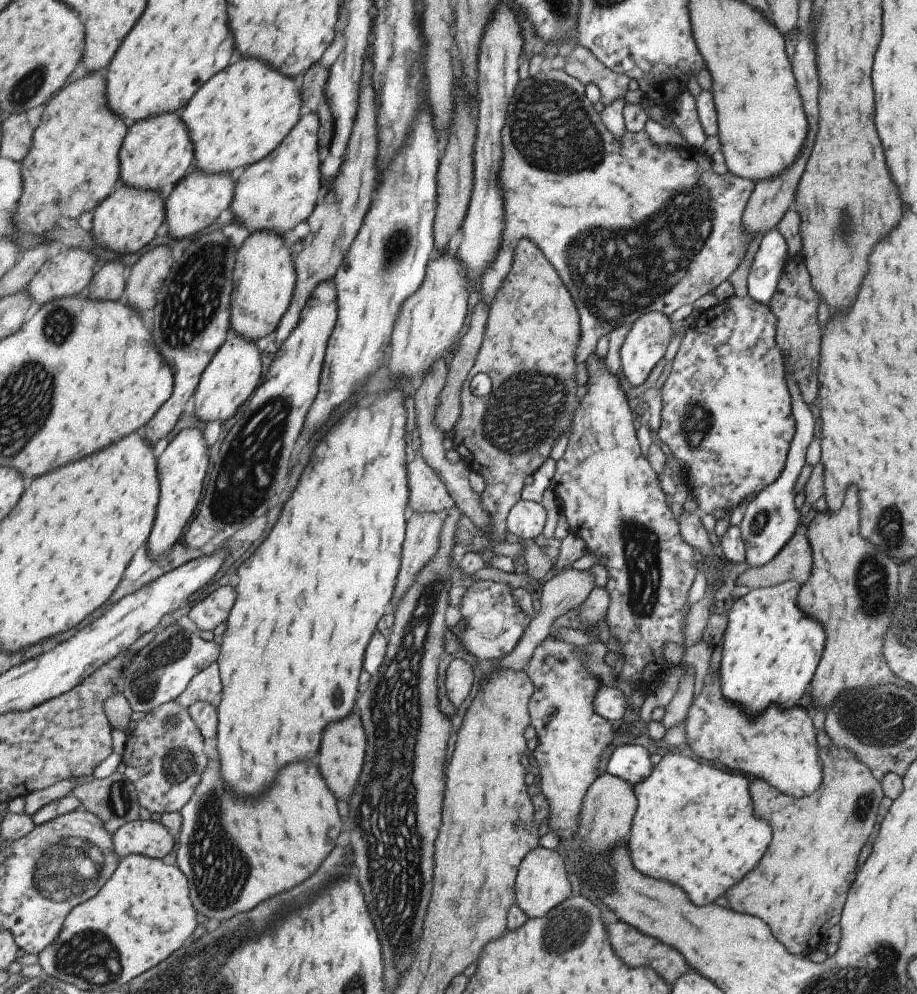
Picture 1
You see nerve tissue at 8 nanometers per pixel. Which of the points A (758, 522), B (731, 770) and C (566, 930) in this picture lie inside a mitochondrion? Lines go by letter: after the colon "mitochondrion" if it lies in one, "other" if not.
A: mitochondrion
B: other
C: mitochondrion

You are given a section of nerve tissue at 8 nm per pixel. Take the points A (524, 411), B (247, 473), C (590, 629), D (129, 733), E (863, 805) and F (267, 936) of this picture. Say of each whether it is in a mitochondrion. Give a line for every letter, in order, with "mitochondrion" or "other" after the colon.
A: mitochondrion
B: mitochondrion
C: other
D: other
E: mitochondrion
F: mitochondrion

